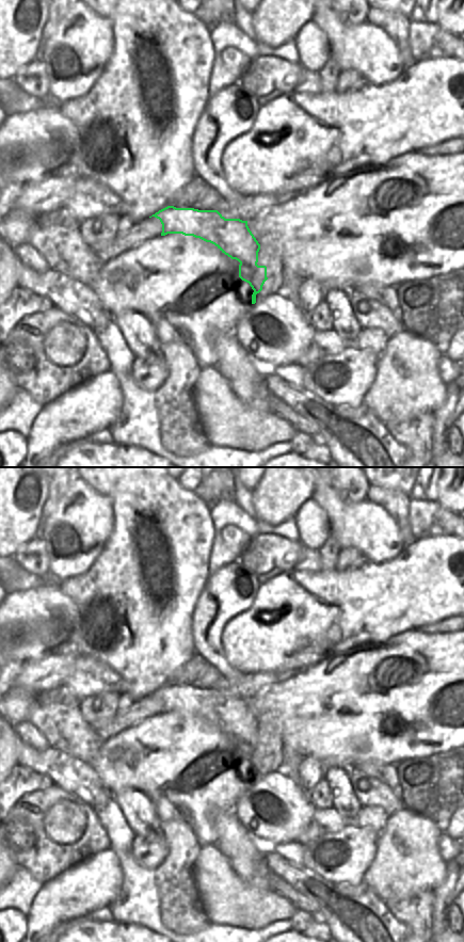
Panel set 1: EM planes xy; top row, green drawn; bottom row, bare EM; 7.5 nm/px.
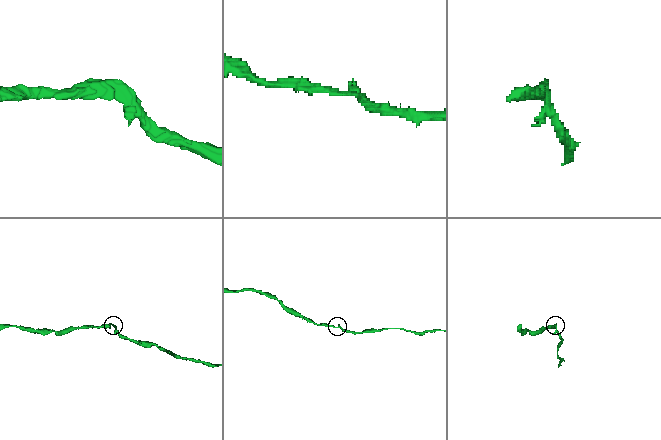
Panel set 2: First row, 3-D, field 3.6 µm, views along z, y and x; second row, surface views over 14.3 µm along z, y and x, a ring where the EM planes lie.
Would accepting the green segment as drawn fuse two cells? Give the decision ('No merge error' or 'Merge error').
No merge error

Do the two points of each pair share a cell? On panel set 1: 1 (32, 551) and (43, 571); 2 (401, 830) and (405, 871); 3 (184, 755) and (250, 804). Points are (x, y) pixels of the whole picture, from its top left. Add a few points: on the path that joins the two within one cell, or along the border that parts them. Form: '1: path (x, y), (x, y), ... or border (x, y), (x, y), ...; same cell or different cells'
1: path (33, 556), (38, 565); same cell
2: path (409, 840), (408, 861); same cell
3: border (252, 782), (237, 800), (234, 809); different cells

